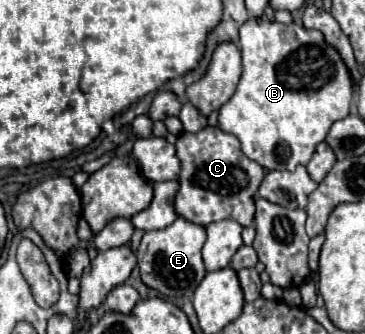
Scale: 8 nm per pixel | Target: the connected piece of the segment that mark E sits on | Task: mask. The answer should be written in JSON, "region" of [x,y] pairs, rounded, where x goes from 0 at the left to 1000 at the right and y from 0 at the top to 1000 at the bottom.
{"region":[[[488,650],[466,680],[405,692],[389,710],[389,728],[373,751],[378,799],[389,811],[389,841],[438,871],[455,889],[504,889],[537,871],[537,853],[564,823],[564,799],[553,781],[553,740],[564,722],[564,686],[553,674],[526,674],[526,662],[504,662]]]}

